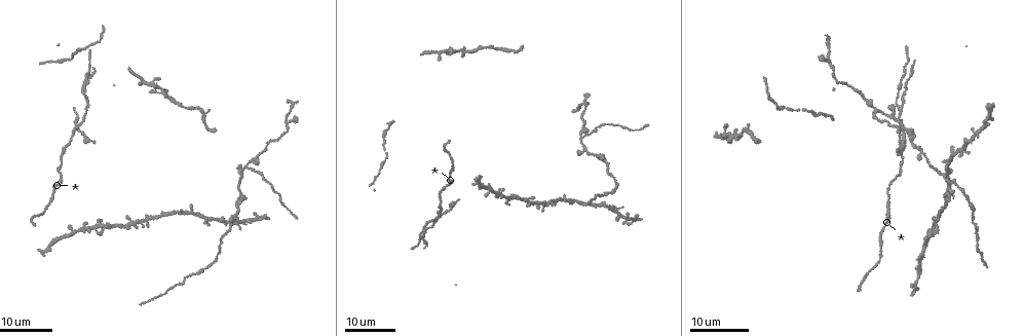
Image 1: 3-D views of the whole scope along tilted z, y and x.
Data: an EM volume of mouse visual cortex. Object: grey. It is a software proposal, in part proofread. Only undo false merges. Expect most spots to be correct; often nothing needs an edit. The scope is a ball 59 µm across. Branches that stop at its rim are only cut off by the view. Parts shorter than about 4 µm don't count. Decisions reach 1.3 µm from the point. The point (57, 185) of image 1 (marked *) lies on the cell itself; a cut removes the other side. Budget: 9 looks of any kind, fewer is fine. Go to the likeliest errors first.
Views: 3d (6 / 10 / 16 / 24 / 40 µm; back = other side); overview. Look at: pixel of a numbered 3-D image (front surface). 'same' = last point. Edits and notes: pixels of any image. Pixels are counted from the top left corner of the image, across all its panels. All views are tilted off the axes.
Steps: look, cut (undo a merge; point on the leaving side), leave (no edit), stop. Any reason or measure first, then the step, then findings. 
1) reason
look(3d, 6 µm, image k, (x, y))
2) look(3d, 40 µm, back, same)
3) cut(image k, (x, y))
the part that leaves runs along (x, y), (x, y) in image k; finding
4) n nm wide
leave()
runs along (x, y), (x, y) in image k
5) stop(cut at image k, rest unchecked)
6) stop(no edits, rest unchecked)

three arms meet
look(3d, 16 µm, image 1, (584, 137))

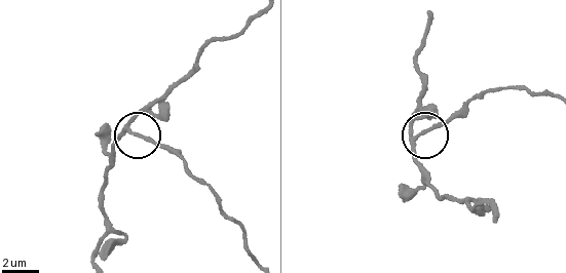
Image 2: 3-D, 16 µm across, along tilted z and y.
look(3d, 10 µm, image 2, (418, 138))

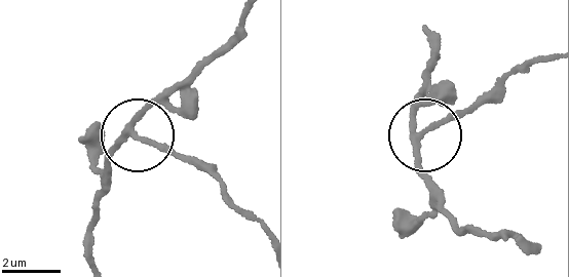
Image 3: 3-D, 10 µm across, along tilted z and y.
3 arms
cut(image 3, (169, 152))
the part that leaves runs along (133, 134), (203, 167), (259, 220) in image 3; a second cell is stuck on

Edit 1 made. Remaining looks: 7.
look(overview)

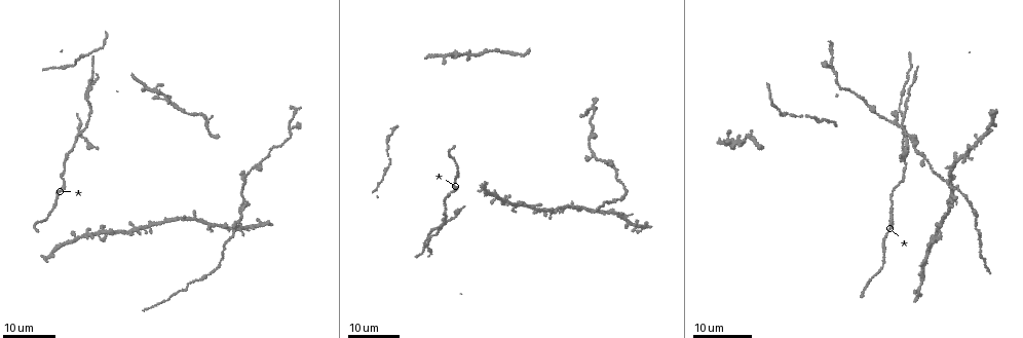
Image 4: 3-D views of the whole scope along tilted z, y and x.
a fork
look(3d, 24 µm, image 4, (208, 227))

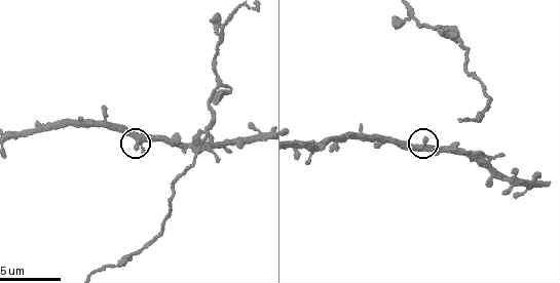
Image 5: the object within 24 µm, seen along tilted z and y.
look(3d, 6 µm, image 5, (138, 140))

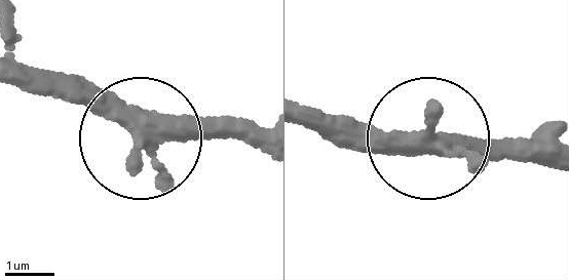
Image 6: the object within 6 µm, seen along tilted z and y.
340 nm wide
leave()
runs along (308, 115), (528, 160) in image 6; one cell here

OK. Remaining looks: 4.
look(3d, 10 µm, image 5, (201, 139))

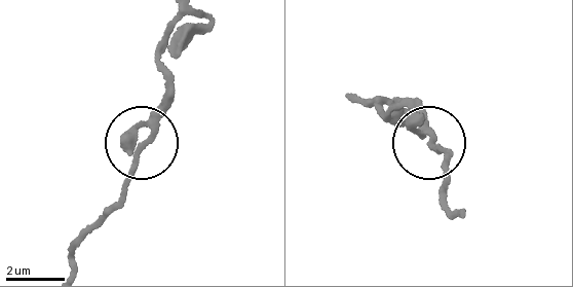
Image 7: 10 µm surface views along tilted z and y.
150 nm wide
leave()
one cell here

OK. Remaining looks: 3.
look(3d, 6 µm, image 5, (219, 78))

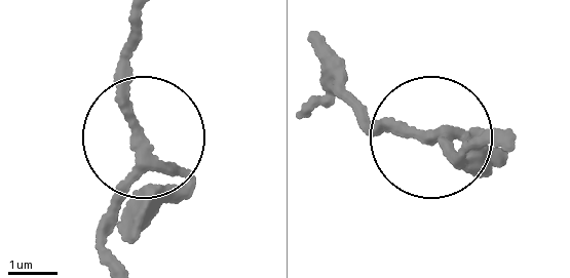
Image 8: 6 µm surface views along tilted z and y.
leave()
continuous, no second cell

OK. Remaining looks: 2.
stop(cut at image 3, rest unchecked)

